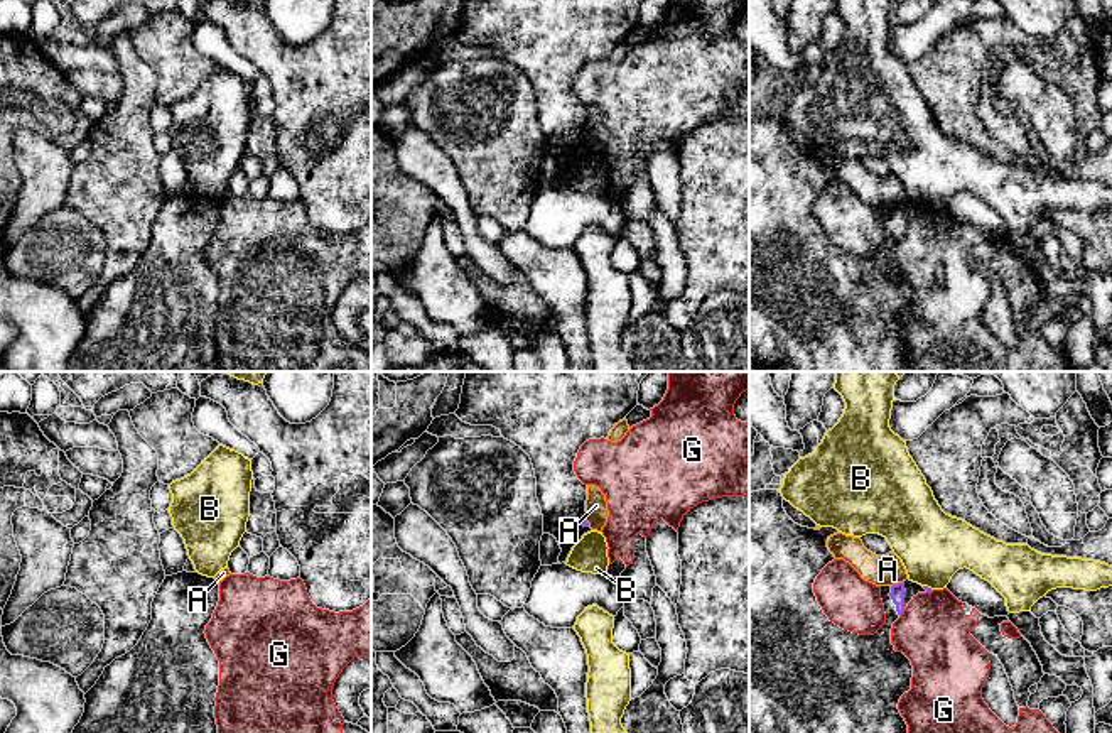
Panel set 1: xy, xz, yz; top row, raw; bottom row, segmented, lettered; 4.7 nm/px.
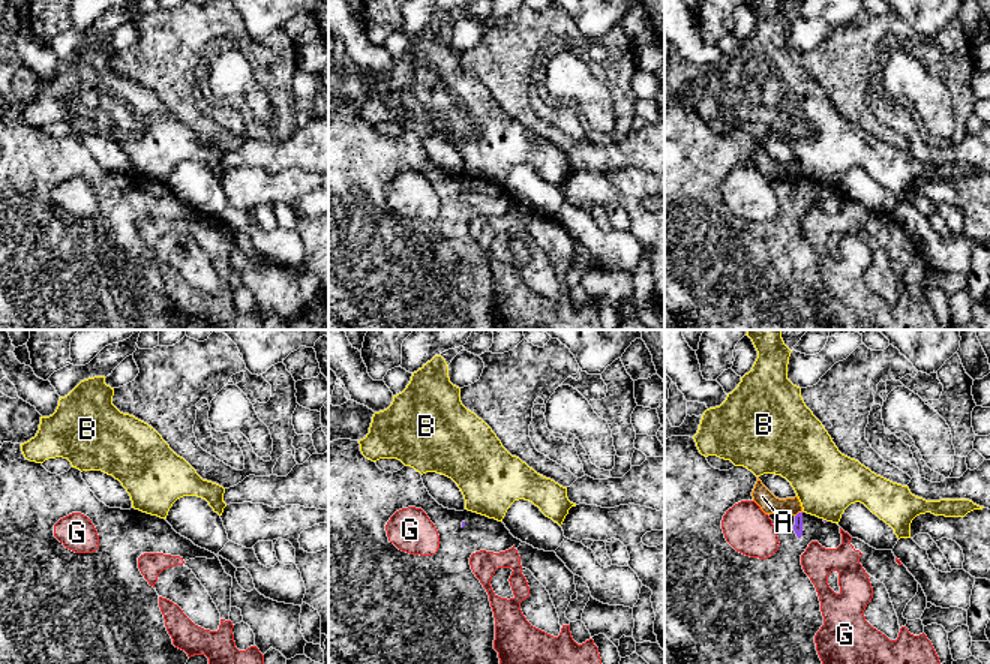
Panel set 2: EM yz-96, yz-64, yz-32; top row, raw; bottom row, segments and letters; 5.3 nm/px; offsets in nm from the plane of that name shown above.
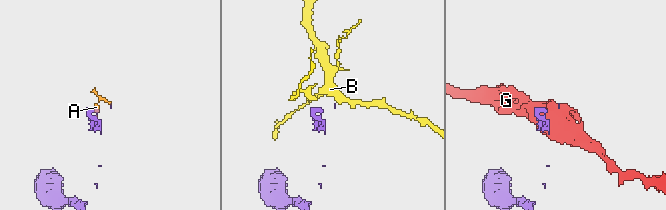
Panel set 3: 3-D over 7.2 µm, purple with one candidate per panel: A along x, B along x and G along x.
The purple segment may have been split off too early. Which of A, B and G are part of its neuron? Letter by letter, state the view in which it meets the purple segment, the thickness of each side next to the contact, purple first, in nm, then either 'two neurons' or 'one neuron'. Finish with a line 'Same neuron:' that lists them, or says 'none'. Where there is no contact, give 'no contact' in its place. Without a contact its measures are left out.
A: meets purple in yz; 70 nm thick on the purple side, 150 nm on the other; two neurons
B: meets purple in yz; 20 nm thick on the purple side, 320 nm on the other; two neurons
G: meets purple in yz; 70 nm thick on the purple side, 360 nm on the other; two neurons
Same neuron: none

